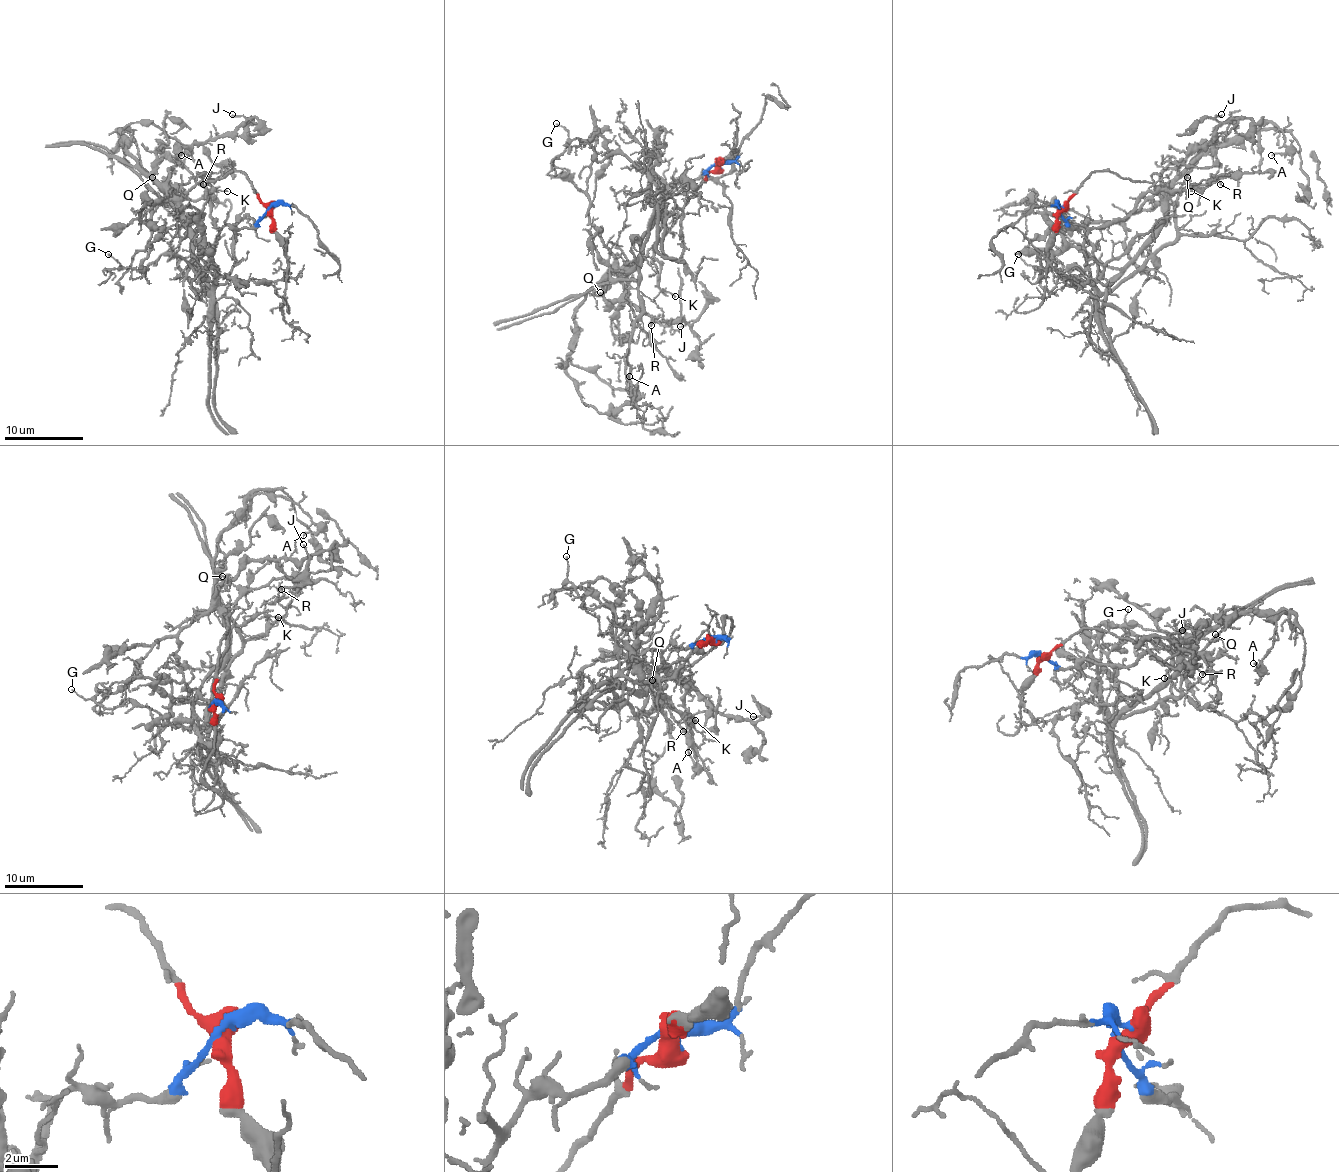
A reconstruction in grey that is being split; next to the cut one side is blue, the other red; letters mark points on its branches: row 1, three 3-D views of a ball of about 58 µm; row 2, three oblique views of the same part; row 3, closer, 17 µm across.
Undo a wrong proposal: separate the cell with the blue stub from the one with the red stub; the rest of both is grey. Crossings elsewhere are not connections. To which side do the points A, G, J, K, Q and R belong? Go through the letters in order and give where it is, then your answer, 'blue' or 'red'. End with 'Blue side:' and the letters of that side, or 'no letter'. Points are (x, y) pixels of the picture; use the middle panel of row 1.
A: (629, 376) | red
G: (556, 123) | blue
J: (680, 326) | red
K: (675, 296) | blue
Q: (600, 292) | red
R: (651, 325) | blue
Blue side: G, K, R

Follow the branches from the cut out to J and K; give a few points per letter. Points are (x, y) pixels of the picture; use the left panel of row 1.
J: (269, 208), (236, 171), (181, 196), (169, 192), (175, 155), (230, 135), (245, 120), (232, 114)
K: (269, 208), (249, 228), (218, 228), (206, 192), (228, 190)

